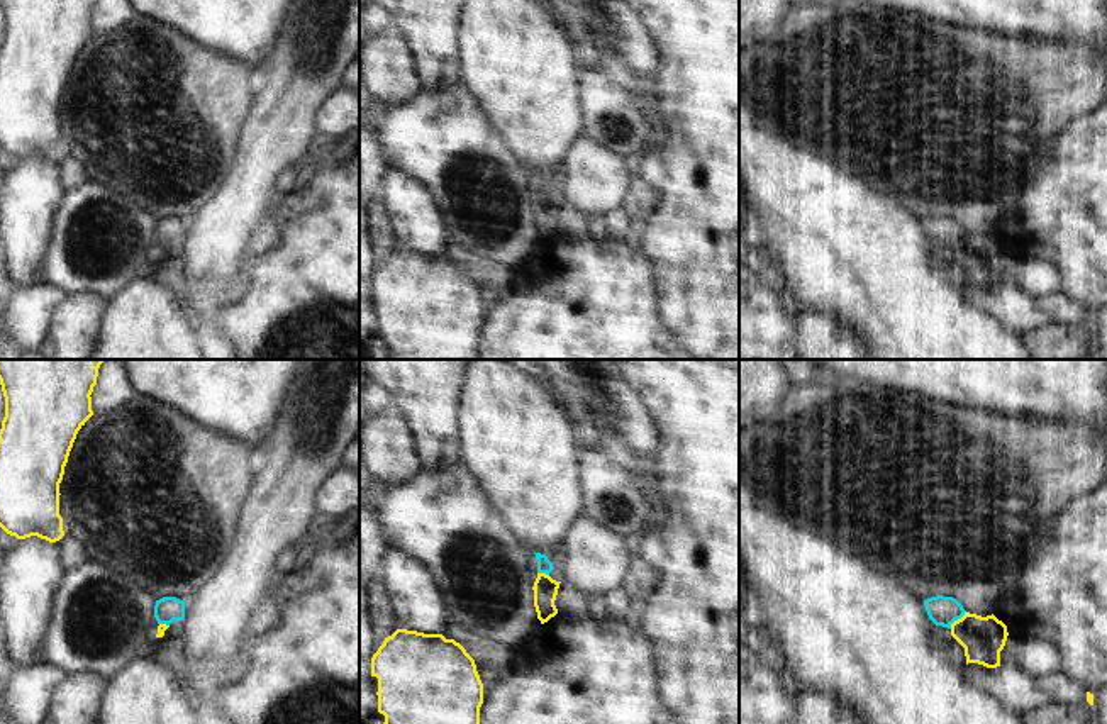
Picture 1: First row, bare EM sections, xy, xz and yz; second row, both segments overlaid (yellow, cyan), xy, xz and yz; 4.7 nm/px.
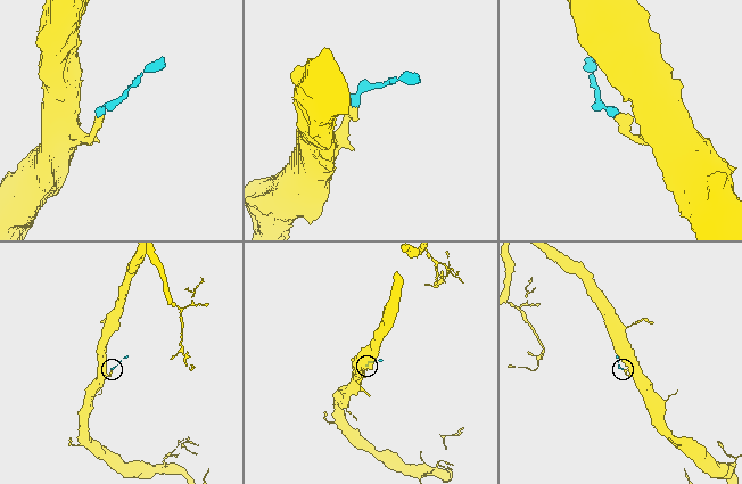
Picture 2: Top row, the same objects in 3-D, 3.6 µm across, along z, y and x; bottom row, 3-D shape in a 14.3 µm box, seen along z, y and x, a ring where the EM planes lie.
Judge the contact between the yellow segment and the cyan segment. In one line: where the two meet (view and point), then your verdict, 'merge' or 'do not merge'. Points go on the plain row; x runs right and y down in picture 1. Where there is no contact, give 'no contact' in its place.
contact yz (958, 239); merge

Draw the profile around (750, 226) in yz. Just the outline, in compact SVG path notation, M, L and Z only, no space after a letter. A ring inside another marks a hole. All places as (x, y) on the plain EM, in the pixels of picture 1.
M739 183L739 266L744 265L751 246L749 237L765 239L765 226L753 215L753 207L748 203L744 190Z

